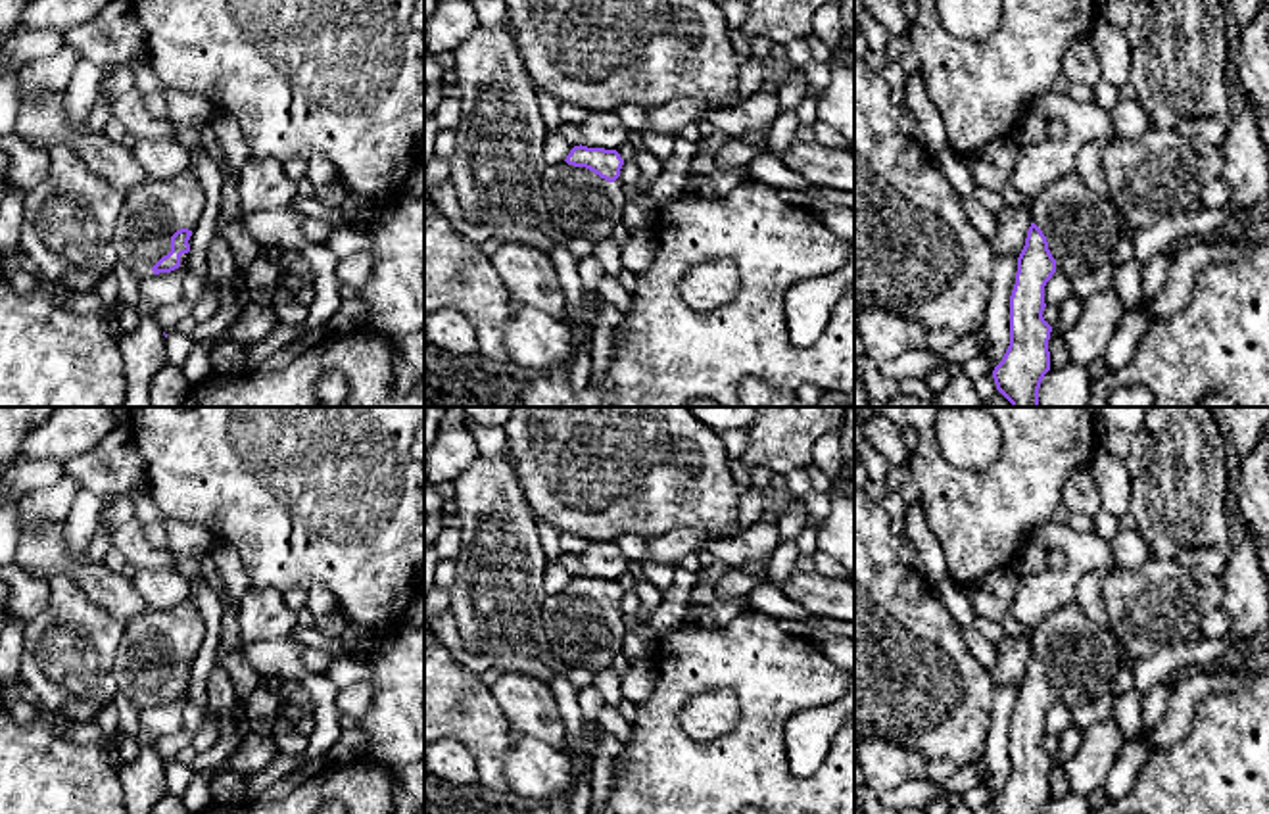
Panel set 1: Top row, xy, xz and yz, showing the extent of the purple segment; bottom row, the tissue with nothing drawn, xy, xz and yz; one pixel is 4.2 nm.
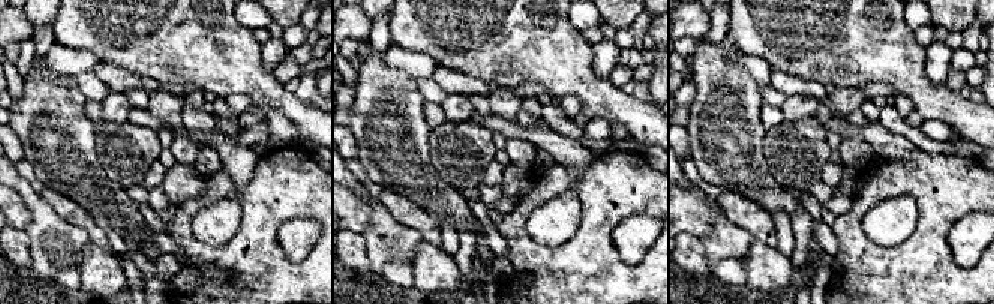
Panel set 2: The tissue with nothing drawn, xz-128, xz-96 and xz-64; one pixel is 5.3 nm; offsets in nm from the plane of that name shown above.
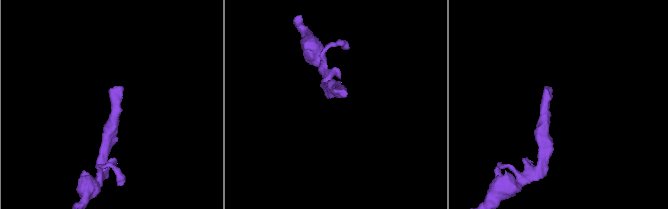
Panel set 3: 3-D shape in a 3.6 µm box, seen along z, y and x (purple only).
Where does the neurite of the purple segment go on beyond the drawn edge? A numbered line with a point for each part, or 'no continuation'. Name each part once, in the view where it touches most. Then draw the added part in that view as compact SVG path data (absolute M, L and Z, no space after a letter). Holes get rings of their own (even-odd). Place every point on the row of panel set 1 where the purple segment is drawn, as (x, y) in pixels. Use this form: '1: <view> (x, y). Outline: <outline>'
1: xy (154, 212). Outline: M192 171L171 179L148 177L142 186L125 196L115 230L113 248L117 261L127 265L138 278L154 276L152 267L171 251L171 236L188 228L194 230L204 211L204 192Z

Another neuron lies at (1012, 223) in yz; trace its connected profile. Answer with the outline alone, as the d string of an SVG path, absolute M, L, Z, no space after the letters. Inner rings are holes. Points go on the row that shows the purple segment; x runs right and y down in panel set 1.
M1033 196L1021 207L1004 205L996 213L996 236L991 244L994 255L1018 255L1021 253L1027 238L1027 230L1033 223Z

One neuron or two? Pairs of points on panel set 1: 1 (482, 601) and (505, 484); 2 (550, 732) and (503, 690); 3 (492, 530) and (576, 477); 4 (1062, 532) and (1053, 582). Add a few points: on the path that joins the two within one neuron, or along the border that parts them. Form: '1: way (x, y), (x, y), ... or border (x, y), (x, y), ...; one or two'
1: way (502, 573), (509, 565), (505, 513); one
2: way (538, 720), (515, 697); one
3: border (513, 463), (534, 515); two
4: way (1072, 546), (1072, 565), (1066, 571); one

